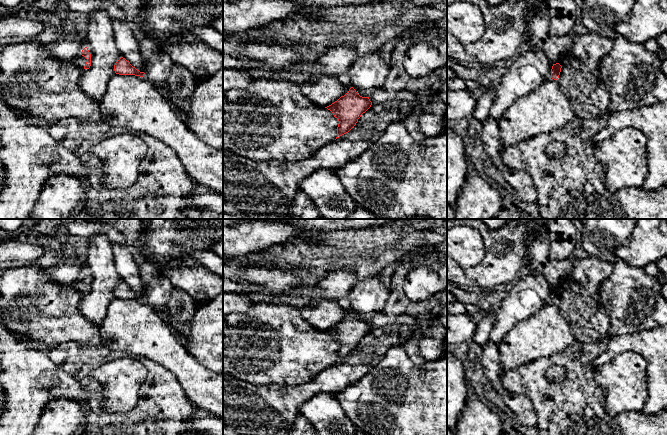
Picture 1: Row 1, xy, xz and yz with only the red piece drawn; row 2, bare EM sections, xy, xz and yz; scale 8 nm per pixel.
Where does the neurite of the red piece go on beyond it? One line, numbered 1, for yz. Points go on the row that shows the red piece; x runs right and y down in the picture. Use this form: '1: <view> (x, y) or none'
1: none

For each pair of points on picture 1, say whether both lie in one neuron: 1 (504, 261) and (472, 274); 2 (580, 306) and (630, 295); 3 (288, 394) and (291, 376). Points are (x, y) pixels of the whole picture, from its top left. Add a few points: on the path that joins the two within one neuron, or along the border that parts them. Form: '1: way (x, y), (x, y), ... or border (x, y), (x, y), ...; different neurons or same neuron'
1: way (496, 268), (487, 274), (480, 274); same neuron
2: border (606, 278), (599, 287), (599, 301), (609, 323); different neurons
3: border (312, 380), (294, 386), (279, 385); different neurons

